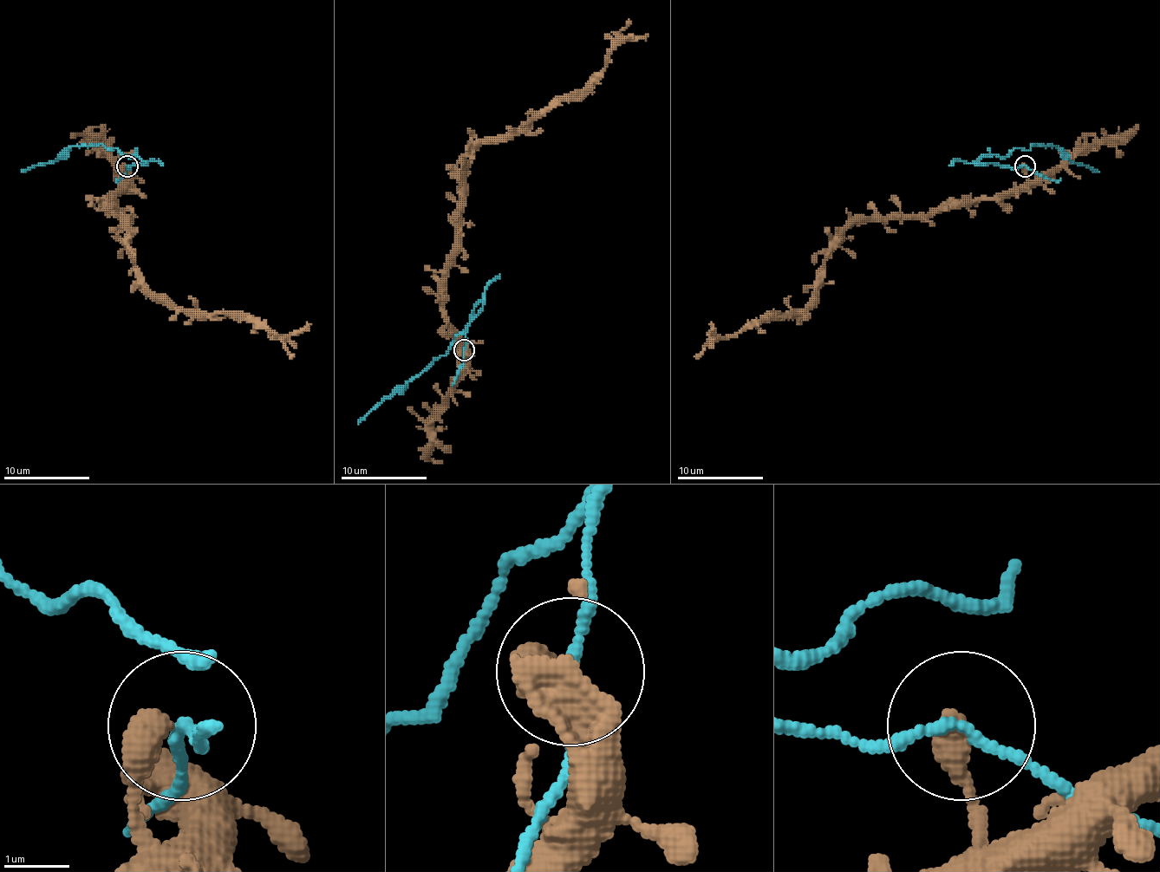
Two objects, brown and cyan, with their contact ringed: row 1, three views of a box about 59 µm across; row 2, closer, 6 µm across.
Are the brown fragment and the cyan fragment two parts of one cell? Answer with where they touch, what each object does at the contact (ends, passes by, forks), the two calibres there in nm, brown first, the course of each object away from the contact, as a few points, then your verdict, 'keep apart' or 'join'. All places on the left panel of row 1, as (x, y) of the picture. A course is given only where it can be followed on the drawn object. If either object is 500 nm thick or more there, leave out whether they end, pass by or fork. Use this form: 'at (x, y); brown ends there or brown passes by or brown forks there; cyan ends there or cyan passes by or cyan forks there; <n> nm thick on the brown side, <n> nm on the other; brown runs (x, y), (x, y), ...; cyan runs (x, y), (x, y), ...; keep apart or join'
at (127, 165); brown ends there; cyan passes by; 480 nm thick on the brown side, 150 nm on the other; brown runs (127, 165), (107, 202), (122, 217), (135, 275), (153, 292), (199, 313), (244, 313), (275, 337), (311, 324); cyan runs (127, 165), (146, 163), (101, 144), (73, 146), (54, 161), (22, 172); keep apart

